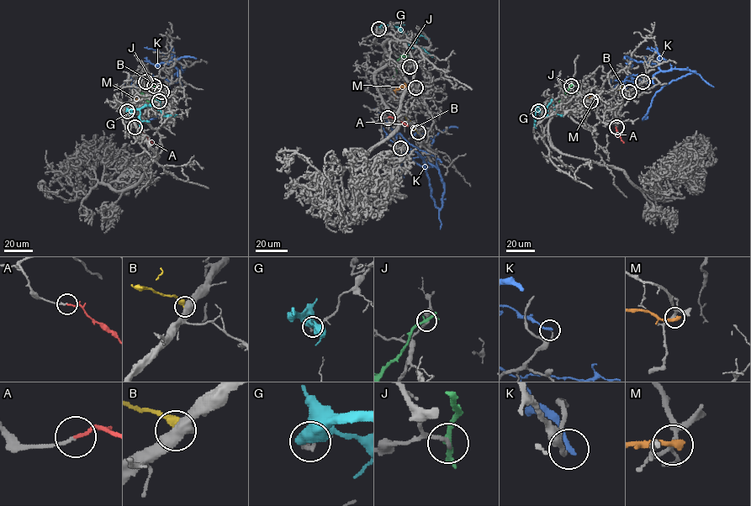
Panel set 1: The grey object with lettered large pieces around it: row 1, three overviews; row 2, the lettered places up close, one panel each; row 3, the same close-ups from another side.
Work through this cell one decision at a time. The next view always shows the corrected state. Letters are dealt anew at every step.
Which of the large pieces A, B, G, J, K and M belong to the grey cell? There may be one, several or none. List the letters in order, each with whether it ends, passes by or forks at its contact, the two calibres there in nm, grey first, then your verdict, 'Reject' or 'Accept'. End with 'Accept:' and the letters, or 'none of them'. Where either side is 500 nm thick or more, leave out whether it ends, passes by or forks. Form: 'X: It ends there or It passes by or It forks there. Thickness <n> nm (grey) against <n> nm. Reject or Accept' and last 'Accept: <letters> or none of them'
A: It ends there. Thickness 150 nm (grey) against 150 nm. Accept
B: Thickness 550 nm (grey) against 440 nm. Reject
G: Thickness 190 nm (grey) against 700 nm. Reject
J: It passes by. Thickness 200 nm (grey) against 260 nm. Reject
K: It ends there. Thickness 150 nm (grey) against 240 nm. Reject
M: It ends there. Thickness 170 nm (grey) against 380 nm. Reject
Accept: A

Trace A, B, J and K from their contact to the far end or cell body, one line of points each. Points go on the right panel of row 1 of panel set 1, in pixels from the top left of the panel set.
A: (616, 127), (623, 143)
B: (629, 92), (624, 89), (615, 91)
J: (571, 86), (563, 98), (568, 93), (584, 94)
K: (642, 81), (630, 75), (651, 82), (659, 71), (695, 71), (665, 84), (653, 97), (647, 118), (642, 120)

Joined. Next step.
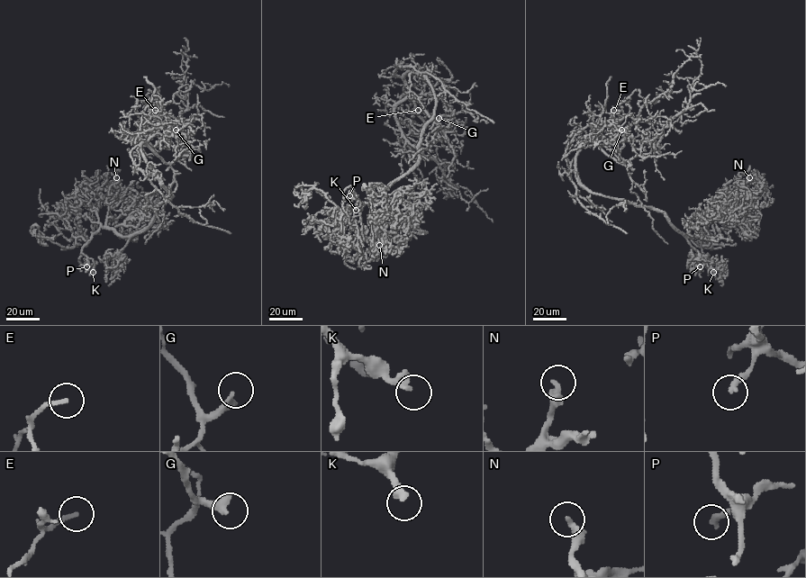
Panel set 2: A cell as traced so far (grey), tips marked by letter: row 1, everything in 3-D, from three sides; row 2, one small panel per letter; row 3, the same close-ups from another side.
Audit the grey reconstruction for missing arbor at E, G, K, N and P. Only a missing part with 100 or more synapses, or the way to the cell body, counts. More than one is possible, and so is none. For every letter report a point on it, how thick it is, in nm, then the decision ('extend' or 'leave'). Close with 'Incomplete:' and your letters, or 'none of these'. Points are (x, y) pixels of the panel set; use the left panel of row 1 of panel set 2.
E: place (155, 110); calibre 180 nm; leave
G: place (176, 130); calibre 360 nm; leave
K: place (93, 272); calibre 360 nm; extend
N: place (116, 177); calibre 340 nm; leave
P: place (86, 266); calibre 260 nm; leave
Incomplete: K

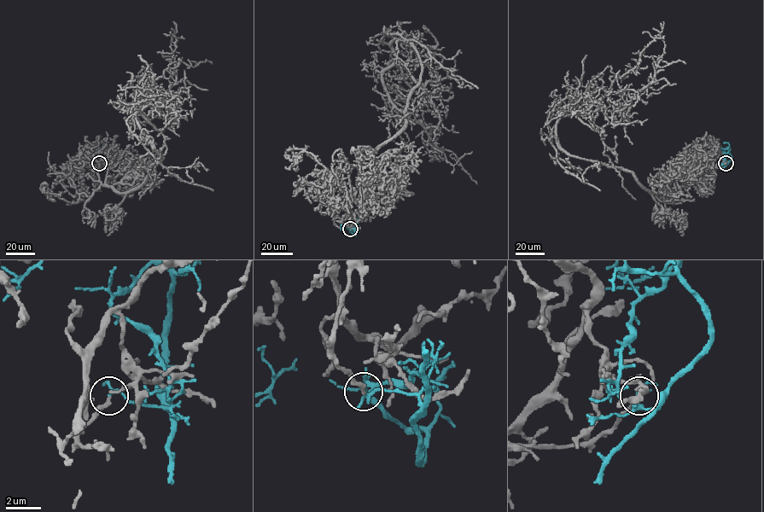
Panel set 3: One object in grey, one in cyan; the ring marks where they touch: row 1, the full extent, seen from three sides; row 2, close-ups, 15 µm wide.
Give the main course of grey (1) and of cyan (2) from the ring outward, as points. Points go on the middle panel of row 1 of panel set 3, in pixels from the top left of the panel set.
1: (351, 229), (350, 170), (405, 126), (419, 81), (418, 53), (395, 39), (382, 73), (389, 100), (476, 183)
2: (351, 229), (355, 229), (356, 235), (356, 232), (352, 234), (341, 224)

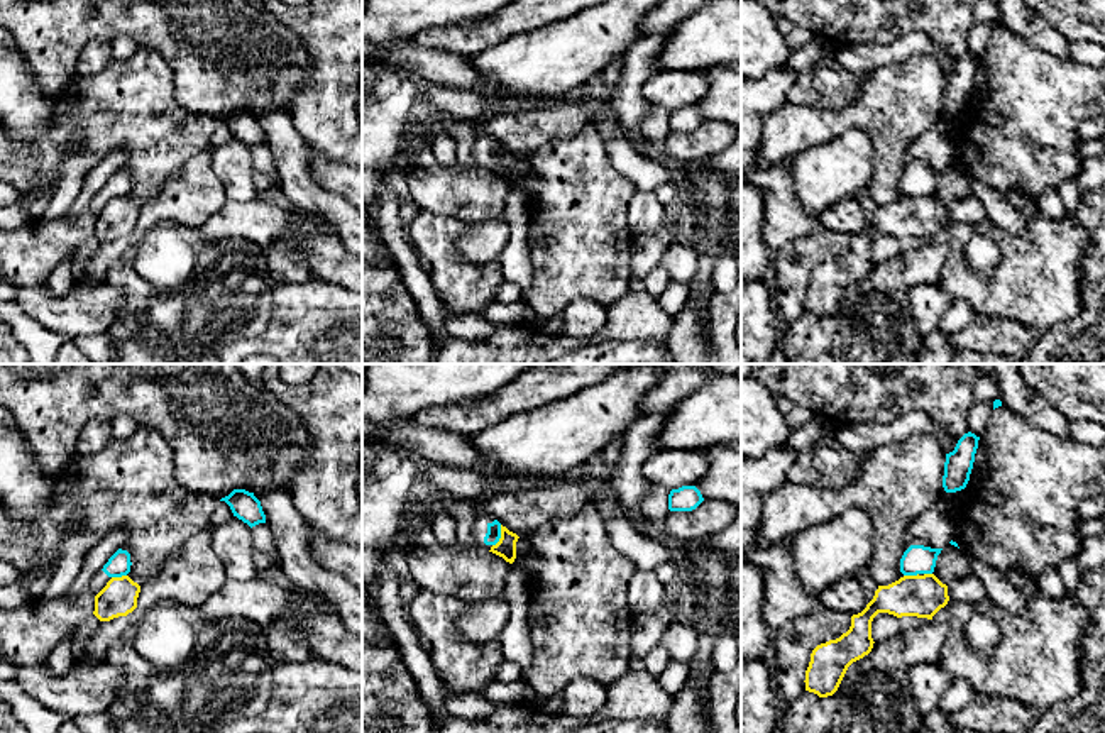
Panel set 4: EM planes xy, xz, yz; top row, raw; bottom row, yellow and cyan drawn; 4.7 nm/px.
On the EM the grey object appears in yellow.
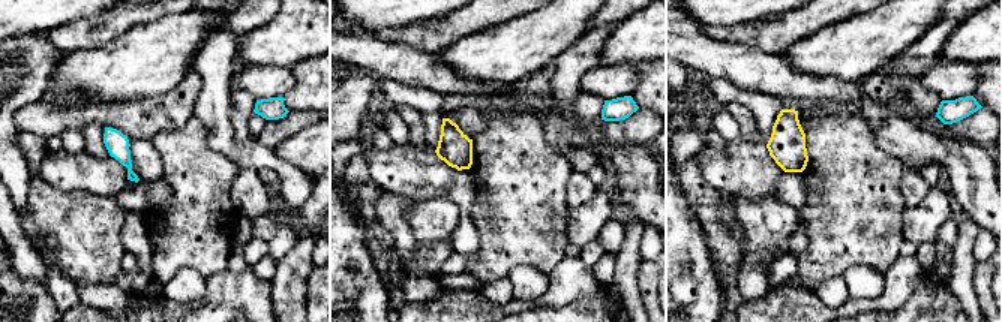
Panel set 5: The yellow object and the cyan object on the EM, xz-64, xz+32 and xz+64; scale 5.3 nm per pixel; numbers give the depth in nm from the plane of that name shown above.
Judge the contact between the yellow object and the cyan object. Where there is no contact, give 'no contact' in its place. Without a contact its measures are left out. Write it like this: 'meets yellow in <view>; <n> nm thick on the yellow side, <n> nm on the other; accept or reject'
meets yellow in xz; 100 nm thick on the yellow side, 70 nm on the other; reject

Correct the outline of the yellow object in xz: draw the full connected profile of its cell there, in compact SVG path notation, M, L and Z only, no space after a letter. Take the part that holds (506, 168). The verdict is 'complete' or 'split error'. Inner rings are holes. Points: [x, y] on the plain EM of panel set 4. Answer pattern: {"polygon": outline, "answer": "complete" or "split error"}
{"polygon": "M501 146L501 159L496 166L491 168L489 173L503 178L506 183L513 185L516 179L516 163L518 156L509 152L506 147Z", "answer": "complete"}

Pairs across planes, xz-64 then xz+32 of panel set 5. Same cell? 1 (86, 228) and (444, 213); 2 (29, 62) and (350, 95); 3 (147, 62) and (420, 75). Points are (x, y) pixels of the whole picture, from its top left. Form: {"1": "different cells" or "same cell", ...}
{"1": "different cells", "2": "same cell", "3": "different cells"}

